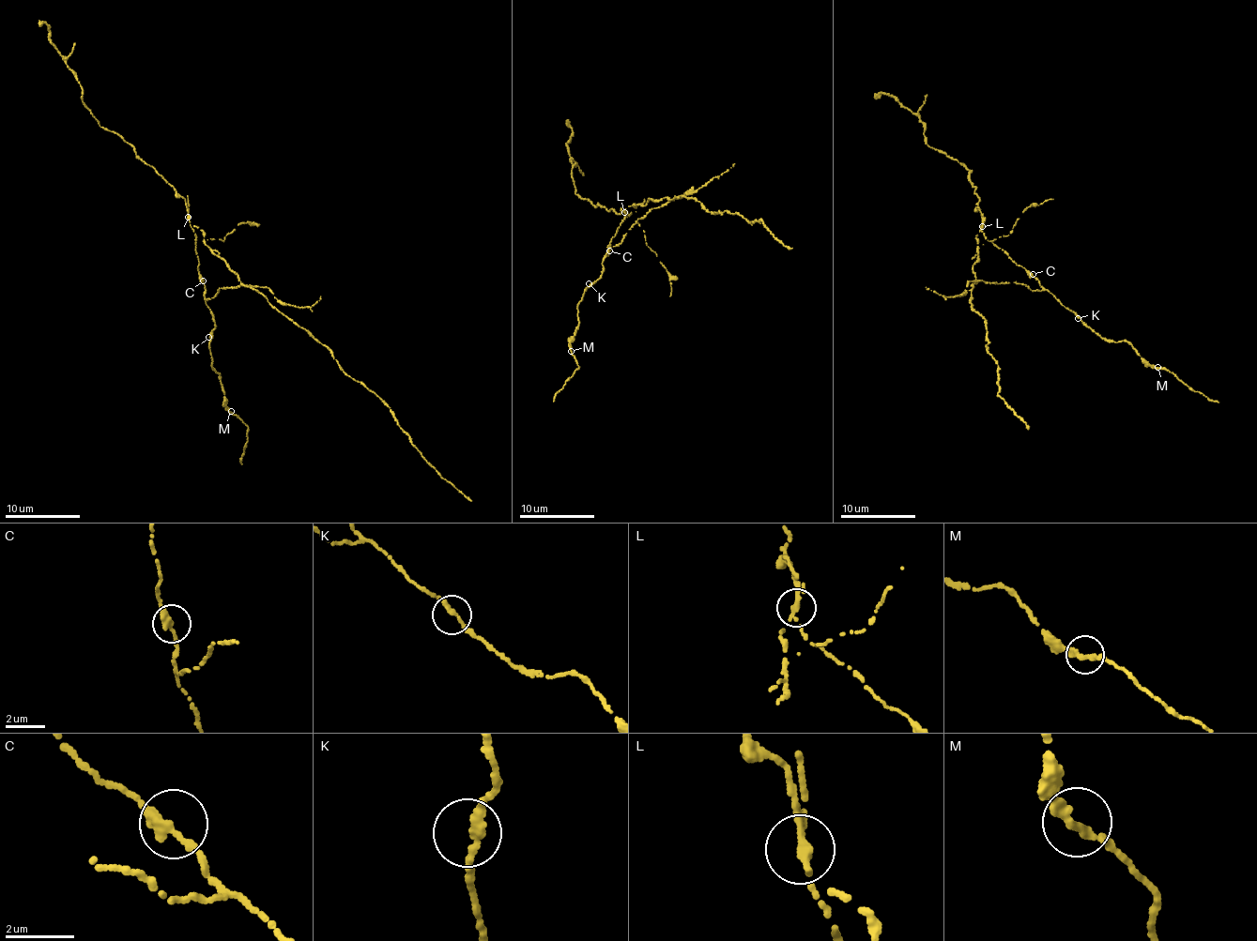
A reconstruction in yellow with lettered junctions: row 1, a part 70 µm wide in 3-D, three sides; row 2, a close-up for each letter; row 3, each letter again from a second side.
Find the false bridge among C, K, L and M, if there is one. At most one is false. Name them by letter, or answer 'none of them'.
L

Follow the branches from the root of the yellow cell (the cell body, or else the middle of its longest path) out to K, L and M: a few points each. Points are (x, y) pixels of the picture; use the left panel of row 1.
K: (209, 298), (205, 300), (216, 326), (208, 337)
L: (209, 298), (204, 297), (194, 250), (195, 233), (188, 217)
M: (209, 298), (205, 300), (216, 326), (208, 342), (213, 361), (211, 366), (219, 374), (231, 411)

